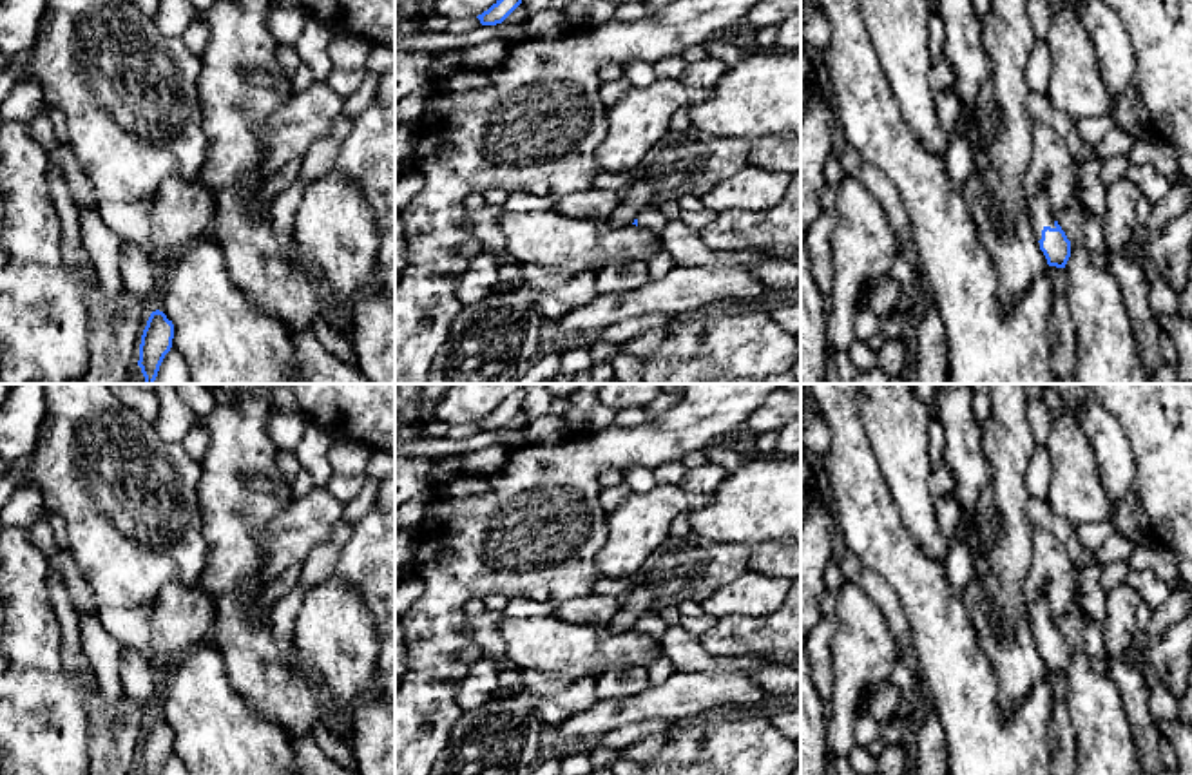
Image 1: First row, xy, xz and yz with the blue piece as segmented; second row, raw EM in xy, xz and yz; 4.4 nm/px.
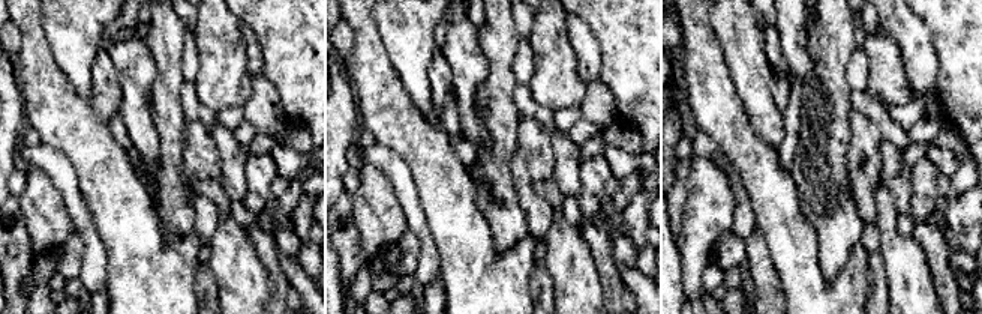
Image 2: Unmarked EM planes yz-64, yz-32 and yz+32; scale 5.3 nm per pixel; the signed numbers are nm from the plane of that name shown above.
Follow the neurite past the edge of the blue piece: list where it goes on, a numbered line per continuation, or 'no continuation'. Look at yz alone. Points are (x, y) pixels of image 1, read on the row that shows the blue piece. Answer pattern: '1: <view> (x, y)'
1: yz (1051, 180)

